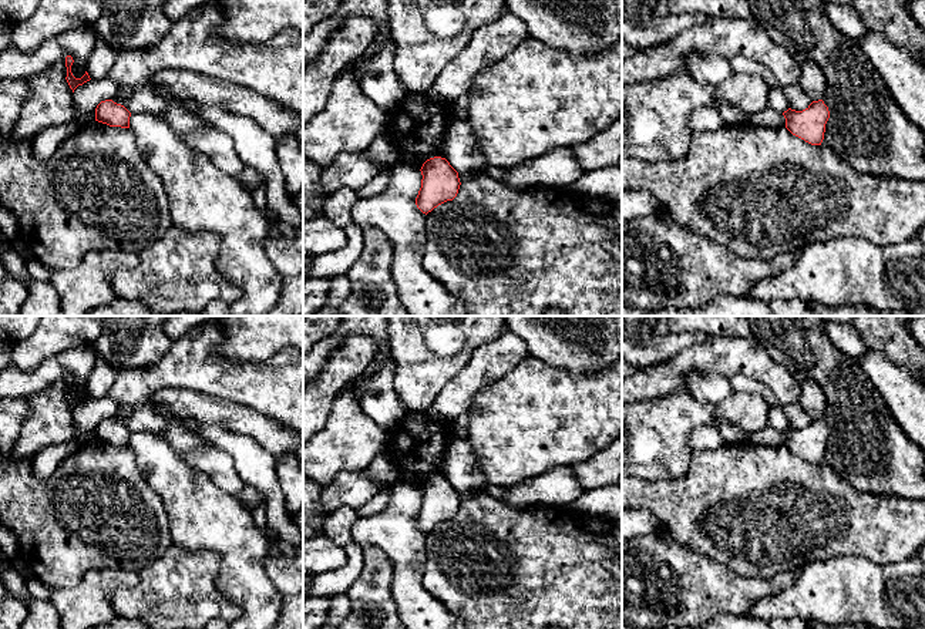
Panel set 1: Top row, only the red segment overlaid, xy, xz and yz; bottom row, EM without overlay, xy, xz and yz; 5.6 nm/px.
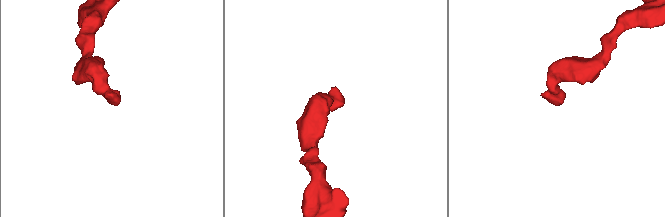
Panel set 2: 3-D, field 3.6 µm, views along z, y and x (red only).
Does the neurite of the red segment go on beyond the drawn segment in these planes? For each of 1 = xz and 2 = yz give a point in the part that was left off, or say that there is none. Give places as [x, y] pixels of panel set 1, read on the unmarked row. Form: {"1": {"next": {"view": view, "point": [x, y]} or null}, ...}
{"1": {"next": null}, "2": {"next": null}}

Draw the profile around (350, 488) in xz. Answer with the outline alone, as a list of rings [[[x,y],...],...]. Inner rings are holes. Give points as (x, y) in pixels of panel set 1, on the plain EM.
[[[366,470],[339,472],[334,481],[320,490],[319,504],[326,512],[339,508],[361,508],[380,491],[380,482]]]

